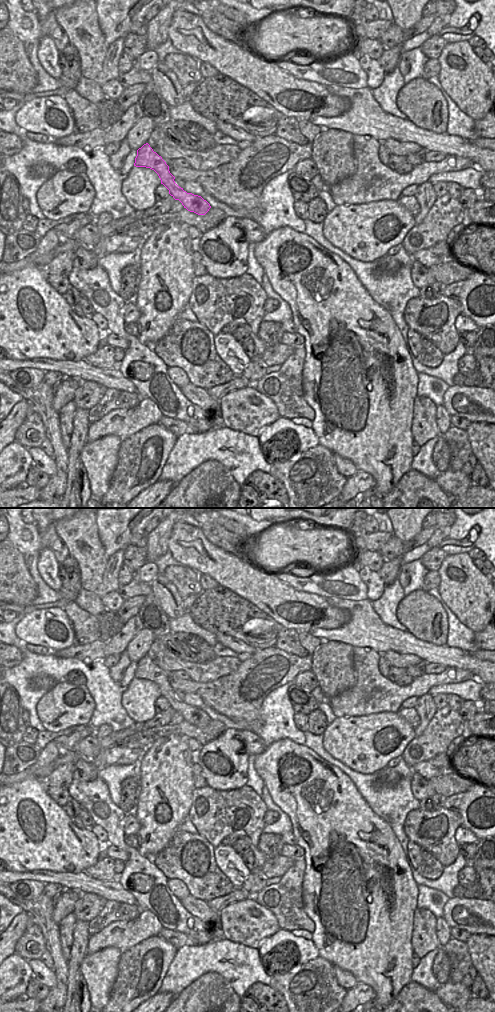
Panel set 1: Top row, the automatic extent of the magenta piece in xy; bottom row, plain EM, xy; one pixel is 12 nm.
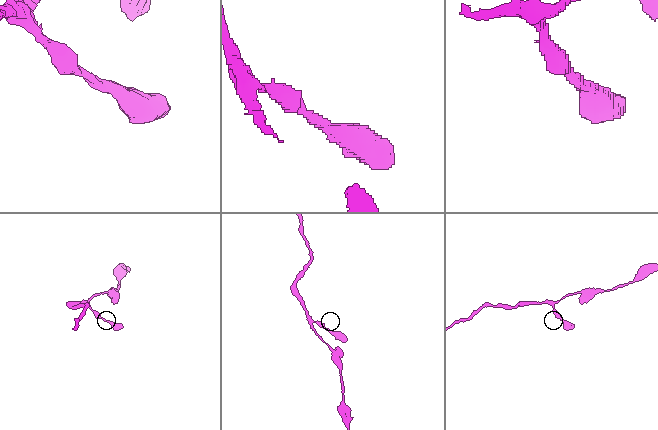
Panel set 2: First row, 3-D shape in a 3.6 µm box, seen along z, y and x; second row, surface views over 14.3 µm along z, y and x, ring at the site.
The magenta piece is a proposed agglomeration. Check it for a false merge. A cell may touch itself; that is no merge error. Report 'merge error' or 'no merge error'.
no merge error

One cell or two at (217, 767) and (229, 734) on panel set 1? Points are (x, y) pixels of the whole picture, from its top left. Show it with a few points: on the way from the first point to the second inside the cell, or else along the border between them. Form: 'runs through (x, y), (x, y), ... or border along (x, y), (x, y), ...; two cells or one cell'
runs through (221, 759), (227, 748), (227, 742); one cell

